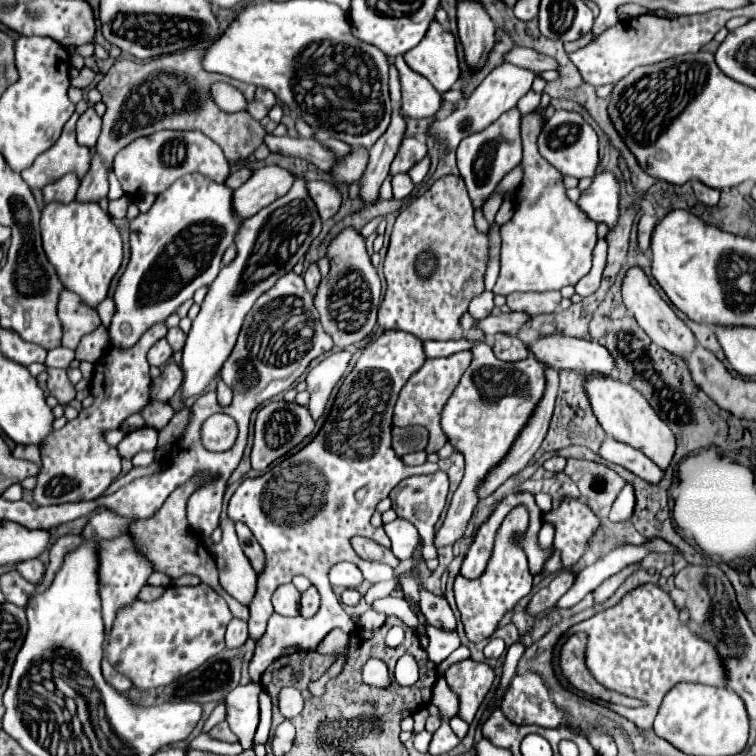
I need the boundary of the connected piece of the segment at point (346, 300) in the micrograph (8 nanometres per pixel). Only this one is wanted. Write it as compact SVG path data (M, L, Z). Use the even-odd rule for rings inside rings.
M353 228L343 230L327 250L331 260L331 272L321 280L315 294L315 308L319 310L323 328L331 334L337 348L347 348L367 338L377 320L377 308L381 302L381 282L377 270L365 248L365 240Z

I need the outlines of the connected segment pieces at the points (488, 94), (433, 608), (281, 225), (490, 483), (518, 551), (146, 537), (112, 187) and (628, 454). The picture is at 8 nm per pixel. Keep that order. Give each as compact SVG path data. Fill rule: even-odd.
M501 64L493 69L493 72L473 90L473 94L467 98L463 108L457 108L453 114L449 114L443 120L437 120L431 124L431 130L435 132L435 138L439 144L447 142L449 150L455 150L459 146L459 142L463 138L467 138L469 134L475 134L483 128L487 128L491 122L495 122L503 112L511 110L513 106L517 106L519 98L525 96L531 90L531 82L535 78L535 72L527 70L527 68L519 68L509 64Z
M419 584L419 594L421 594L421 604L419 604L421 614L425 616L427 624L453 632L455 630L455 616L451 612L447 600L443 596L435 596L435 594L427 592L423 588L423 584Z
M295 180L291 192L275 200L271 206L265 206L255 216L251 216L251 220L245 220L239 226L235 236L237 256L231 264L221 268L219 276L209 286L201 304L201 312L193 320L187 344L183 348L183 396L201 394L213 376L217 376L223 362L231 354L241 324L255 300L267 292L283 274L291 272L299 260L303 260L319 232L321 218L303 180Z
M545 370L545 374L547 374L547 390L545 390L541 402L537 404L531 420L527 422L527 426L523 428L523 432L515 440L507 458L489 472L491 476L485 478L485 482L479 490L479 494L483 498L493 494L509 476L521 472L533 460L537 448L541 446L543 438L547 436L547 428L549 428L549 420L551 420L551 414L553 414L557 388L559 388L559 372Z
M517 506L503 520L503 524L497 532L493 556L489 560L485 574L477 580L465 580L463 576L455 578L455 602L461 612L461 622L465 626L465 634L474 643L491 637L499 620L505 616L505 612L509 612L509 606L515 606L521 600L521 596L527 596L533 588L533 576L529 574L527 556L525 556L523 548L517 546L517 542L515 542L519 524L529 524L529 514L527 514L525 506L523 508Z
M195 480L179 486L163 504L163 508L149 520L139 520L139 522L131 522L127 526L127 536L133 538L133 544L139 552L143 552L147 558L151 558L151 566L155 572L163 572L167 576L171 576L173 580L183 576L183 574L197 574L201 578L201 582L209 584L219 596L225 598L231 614L239 620L249 620L249 608L245 608L243 604L239 604L235 598L231 598L219 584L219 574L217 574L217 564L215 558L211 556L209 548L203 544L201 536L197 532L191 530L189 522L187 522L187 514L185 514L185 506L189 496L199 488L199 484Z
M109 170L108 180L109 180L109 192L107 196L108 200L115 200L123 196L124 192L121 188L121 185L117 177L115 176L112 170Z
M607 436L597 452L603 460L609 460L613 464L619 464L623 468L627 468L629 472L641 476L643 480L651 482L651 484L659 484L659 480L663 478L663 470L651 462L643 452L623 444L623 442L617 442L613 440L611 436Z

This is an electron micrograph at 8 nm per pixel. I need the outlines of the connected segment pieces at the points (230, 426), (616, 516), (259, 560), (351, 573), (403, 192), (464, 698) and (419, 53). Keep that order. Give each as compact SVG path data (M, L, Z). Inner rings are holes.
M213 414L201 426L201 442L211 452L225 452L237 440L237 424L227 414Z
M625 484L625 488L621 490L619 498L615 500L611 512L609 512L609 520L611 522L621 522L621 520L629 520L633 514L633 506L635 506L635 496L633 496L633 488L631 484Z
M237 522L235 526L237 526L237 536L239 536L239 542L241 542L241 548L243 548L245 556L249 558L255 574L259 576L259 572L263 572L263 564L265 564L263 548L259 546L259 542L255 540L255 536L251 534L251 530L243 522Z
M339 562L339 564L331 566L329 582L333 588L355 588L363 582L363 576L355 564Z
M399 174L399 176L393 176L393 198L401 200L405 196L409 196L413 190L413 182L409 178L409 174Z
M461 660L445 670L445 680L449 688L461 698L459 718L469 724L475 718L475 712L479 710L487 692L491 690L495 674L485 662Z
M437 20L429 24L425 38L403 54L407 66L425 76L437 92L447 92L459 78L455 38Z

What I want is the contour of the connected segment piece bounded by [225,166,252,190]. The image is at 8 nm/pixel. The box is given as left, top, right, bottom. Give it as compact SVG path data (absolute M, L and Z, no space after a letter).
M242 166L236 172L232 173L227 180L225 180L226 186L232 190L236 190L241 185L243 185L252 175L250 169L245 166Z

